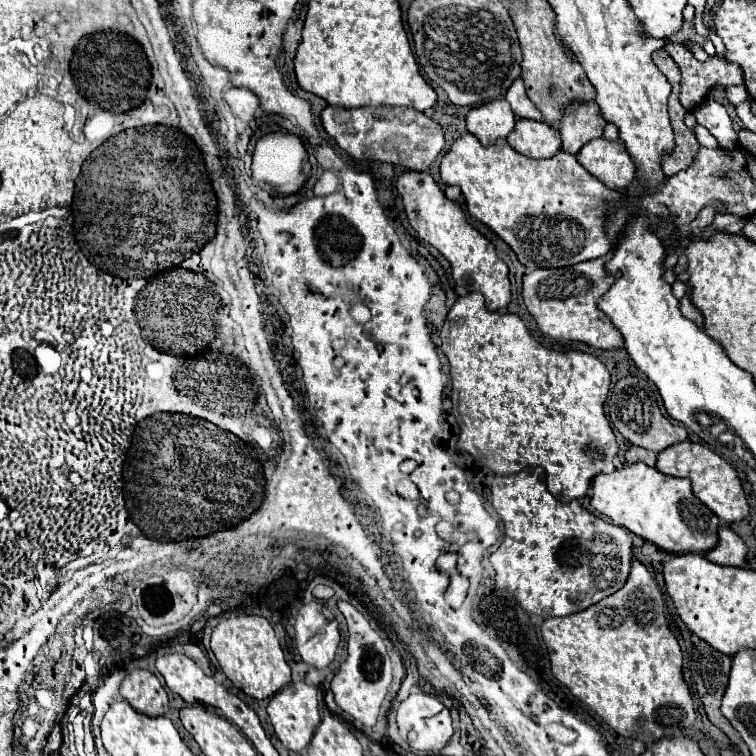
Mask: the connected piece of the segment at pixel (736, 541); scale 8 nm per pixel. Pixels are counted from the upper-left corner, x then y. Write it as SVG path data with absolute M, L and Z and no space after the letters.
M721 528L719 530L719 544L717 544L717 548L709 550L705 556L711 562L721 564L721 566L743 568L745 566L745 556L747 556L747 546L731 528Z

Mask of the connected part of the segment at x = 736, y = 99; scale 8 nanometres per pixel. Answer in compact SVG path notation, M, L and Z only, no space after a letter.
M727 86L727 100L729 100L733 106L745 102L747 98L749 98L749 94L747 94L745 86Z

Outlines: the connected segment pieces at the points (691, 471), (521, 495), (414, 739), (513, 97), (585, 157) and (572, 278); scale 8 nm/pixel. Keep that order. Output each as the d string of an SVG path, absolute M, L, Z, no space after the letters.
M689 440L673 444L657 456L655 468L667 476L689 478L693 484L693 494L725 522L739 522L749 514L749 504L735 468L703 444L693 444Z
M529 466L509 476L495 474L491 504L505 524L505 540L489 556L495 572L501 572L501 578L495 578L495 582L499 588L511 592L525 612L543 618L569 616L615 594L627 582L633 558L631 536L623 528L587 512L577 500L565 504L553 498L545 486L545 470L541 466Z
M413 692L401 702L397 726L413 750L441 750L453 736L449 710L425 692Z
M515 80L515 84L507 90L505 94L505 100L509 102L513 114L517 118L533 118L533 120L543 120L539 108L529 100L527 92L525 92L525 86L523 86L523 80Z
M595 138L581 148L577 160L611 190L625 190L635 178L635 164L621 142Z
M611 254L567 268L541 268L523 276L525 306L543 334L563 342L583 342L601 350L623 348L621 334L611 324L609 316L597 308L597 302L615 280L605 274L605 262L609 258Z

